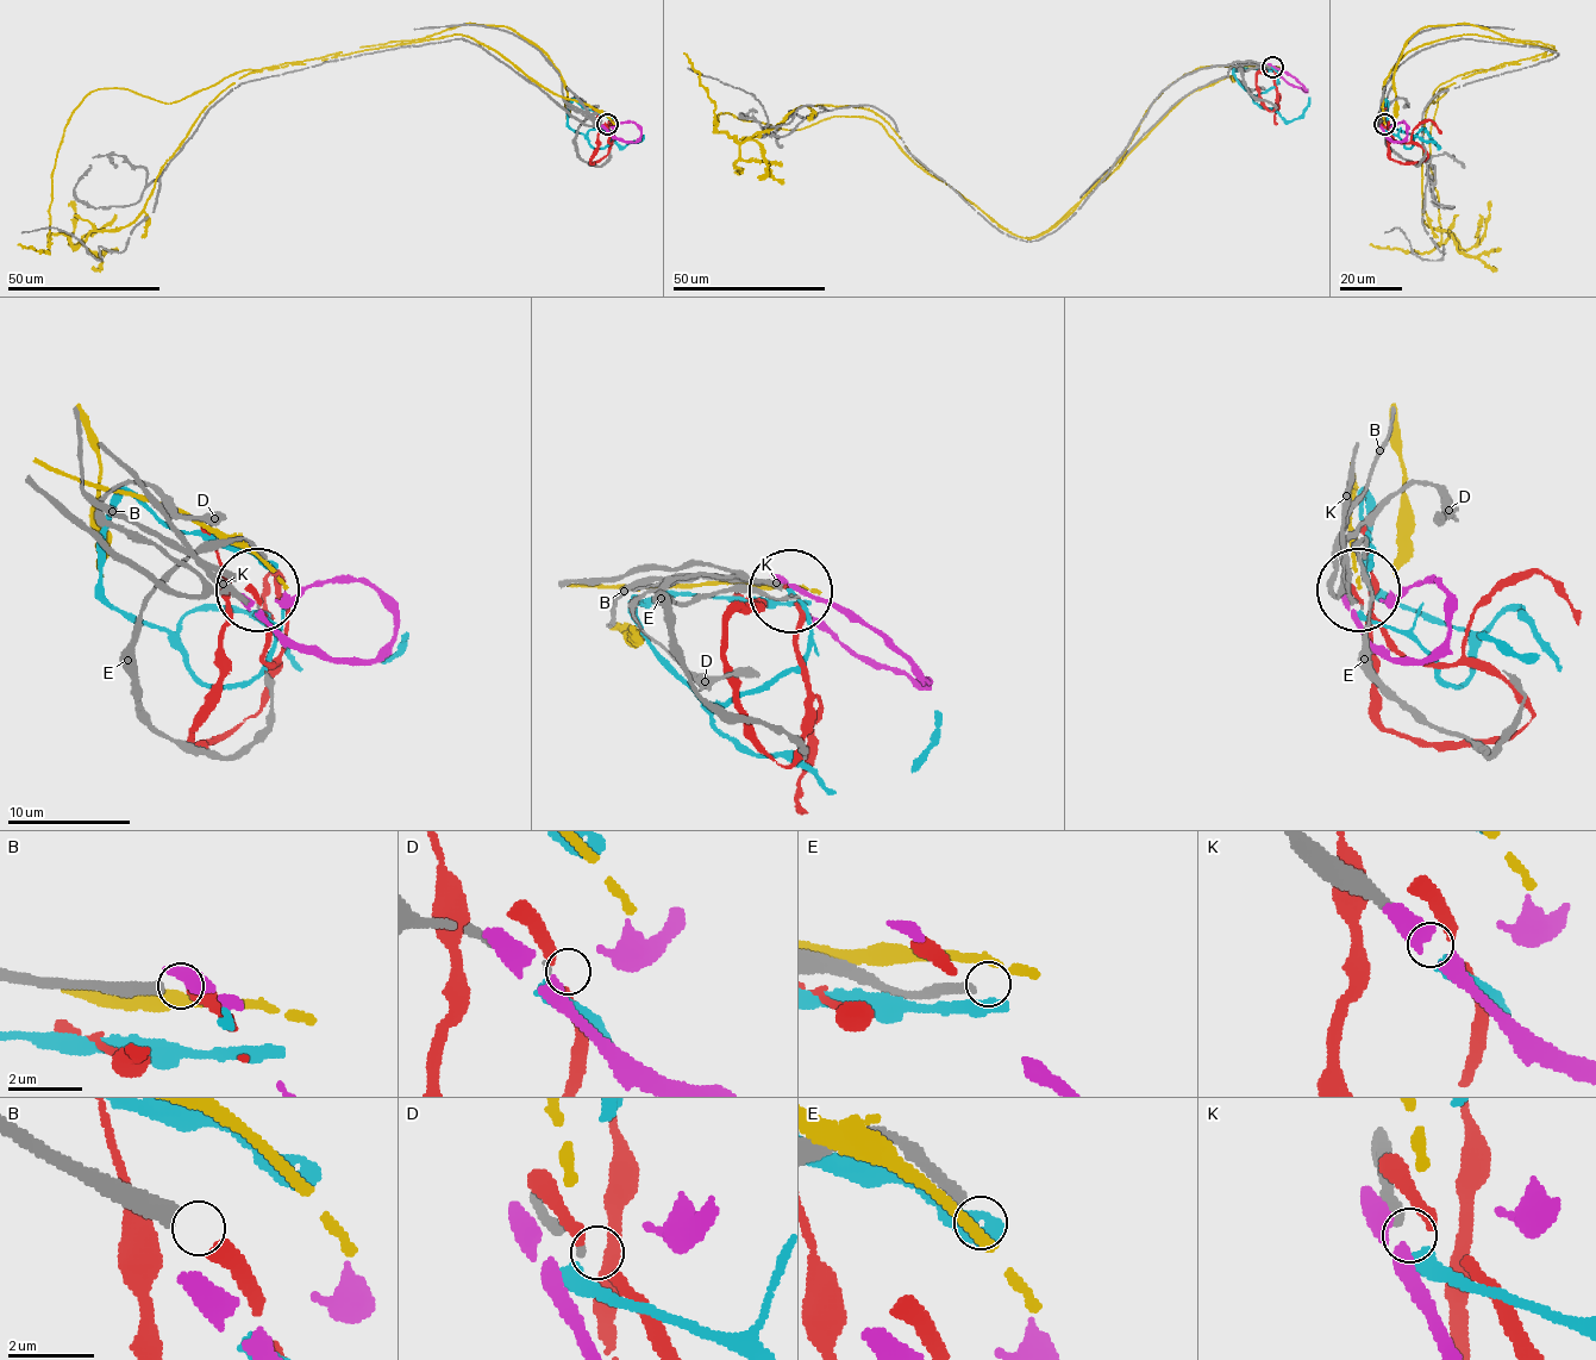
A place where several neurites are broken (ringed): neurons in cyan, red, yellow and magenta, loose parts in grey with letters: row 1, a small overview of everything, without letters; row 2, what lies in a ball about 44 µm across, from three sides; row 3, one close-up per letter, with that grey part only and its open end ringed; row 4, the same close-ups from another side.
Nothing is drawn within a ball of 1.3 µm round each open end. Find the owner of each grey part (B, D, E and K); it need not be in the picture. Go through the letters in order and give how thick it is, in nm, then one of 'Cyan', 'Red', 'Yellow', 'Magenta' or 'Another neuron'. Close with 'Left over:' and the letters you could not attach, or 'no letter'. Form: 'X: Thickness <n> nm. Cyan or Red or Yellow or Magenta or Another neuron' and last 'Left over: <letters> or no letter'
B: Thickness 400 nm. Red
D: Thickness 90 nm. Another neuron
E: Thickness 240 nm. Another neuron
K: Thickness 320 nm. Cyan
Left over: D, E

